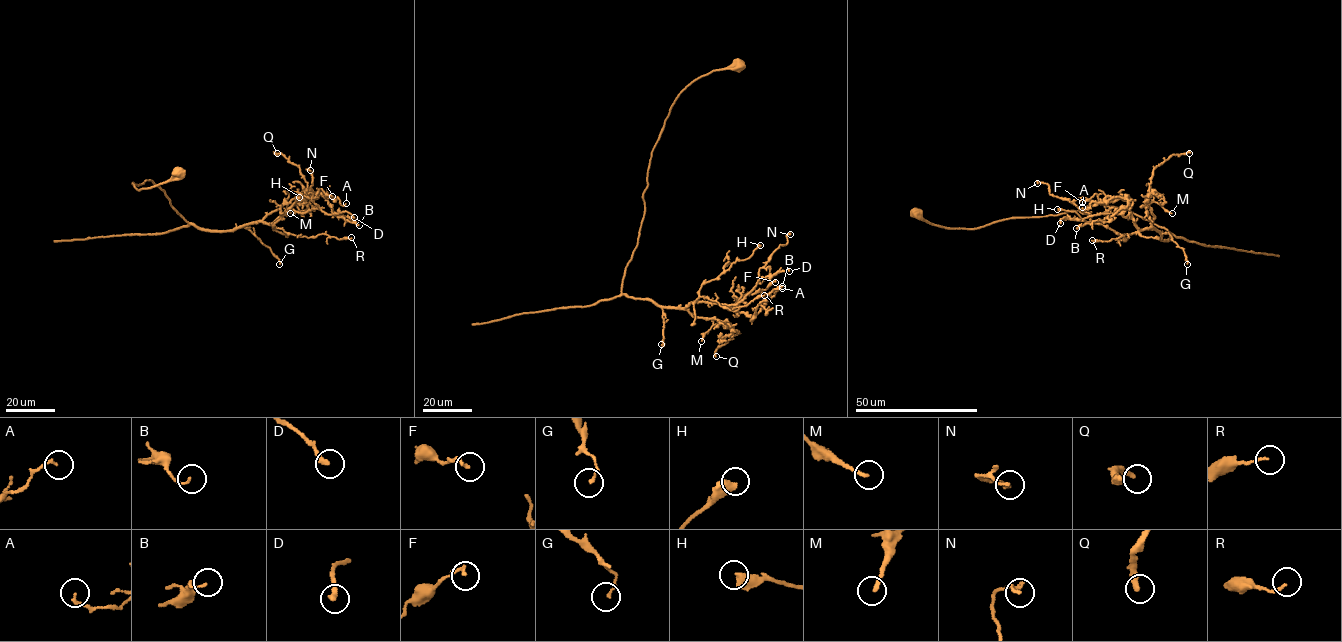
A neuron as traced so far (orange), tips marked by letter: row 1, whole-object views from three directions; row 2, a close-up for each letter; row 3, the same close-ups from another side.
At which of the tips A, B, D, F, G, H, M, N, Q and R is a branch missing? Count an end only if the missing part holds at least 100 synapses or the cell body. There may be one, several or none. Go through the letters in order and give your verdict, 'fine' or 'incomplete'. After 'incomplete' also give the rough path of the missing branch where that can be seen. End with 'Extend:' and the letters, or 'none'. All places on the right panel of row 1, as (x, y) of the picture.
A: fine
B: fine
D: fine
F: fine
G: fine
H: fine
M: fine
N: fine
Q: fine
R: fine
Extend: none

